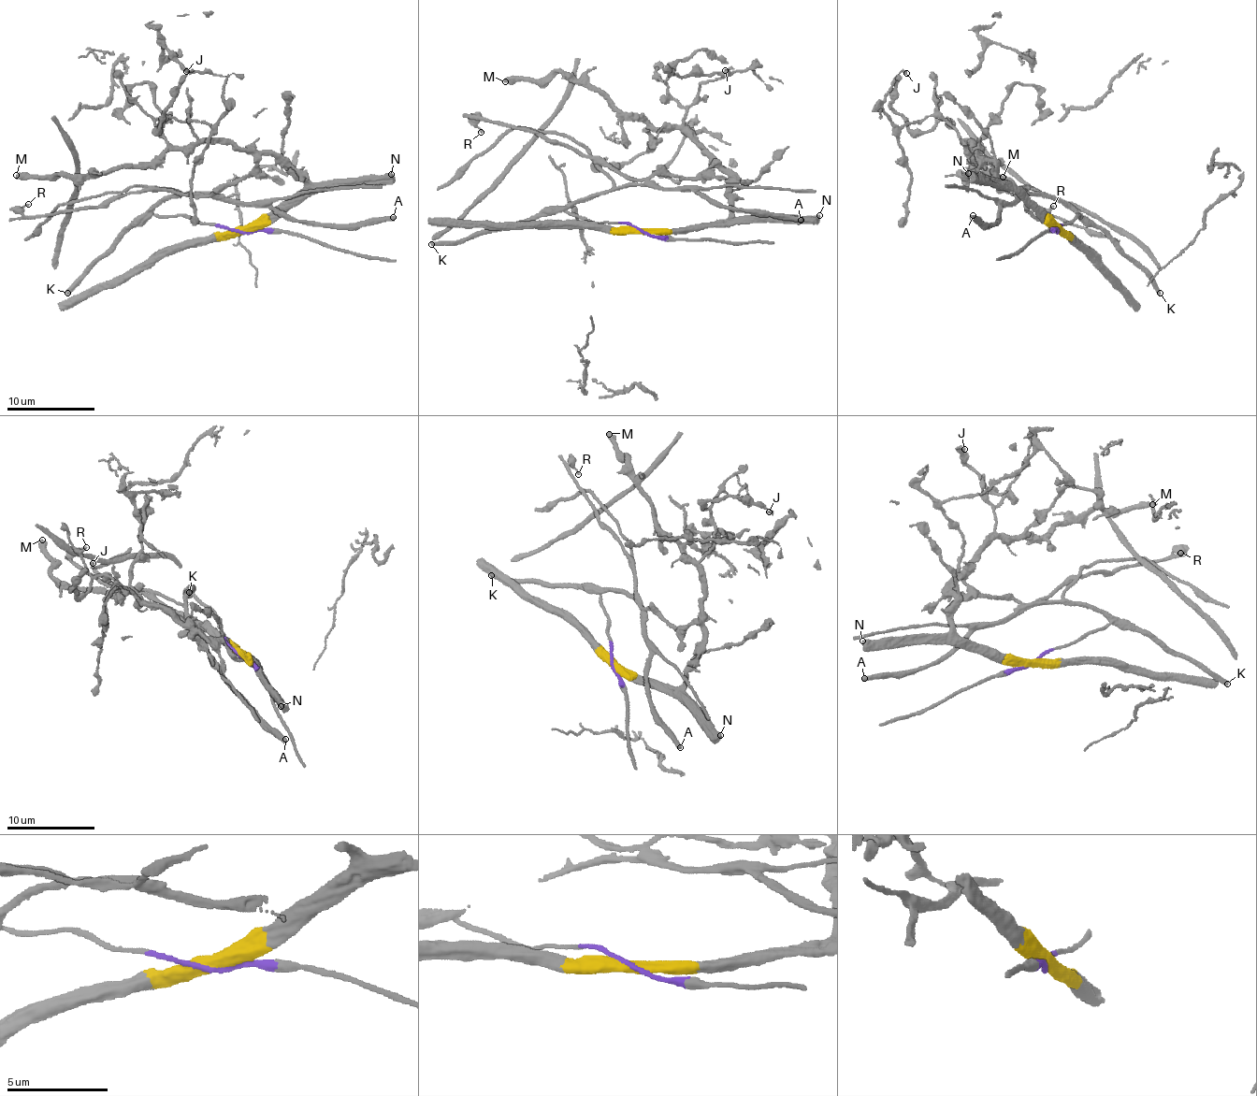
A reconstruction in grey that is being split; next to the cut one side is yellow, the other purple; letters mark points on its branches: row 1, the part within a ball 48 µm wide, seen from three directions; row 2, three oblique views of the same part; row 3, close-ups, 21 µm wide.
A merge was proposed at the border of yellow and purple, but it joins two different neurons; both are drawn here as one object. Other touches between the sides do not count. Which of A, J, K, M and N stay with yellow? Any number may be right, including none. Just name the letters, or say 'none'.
J, M, N

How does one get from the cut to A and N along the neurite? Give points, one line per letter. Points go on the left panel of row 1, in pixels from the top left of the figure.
A: (243, 232), (152, 212), (169, 196), (223, 194), (245, 203), (268, 203), (316, 225), (359, 224), (393, 216)
N: (243, 230), (264, 228), (315, 192), (383, 185), (391, 174)

